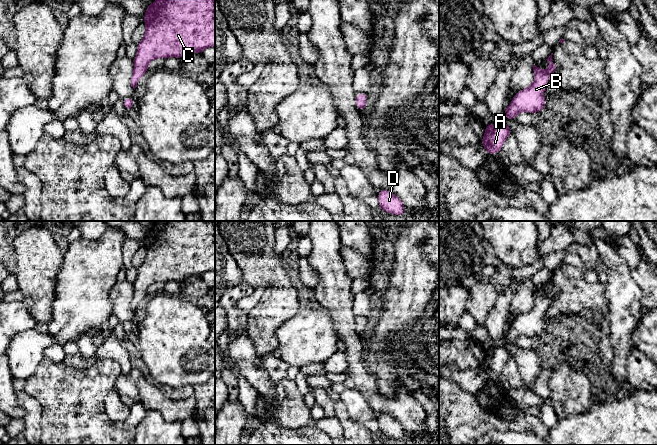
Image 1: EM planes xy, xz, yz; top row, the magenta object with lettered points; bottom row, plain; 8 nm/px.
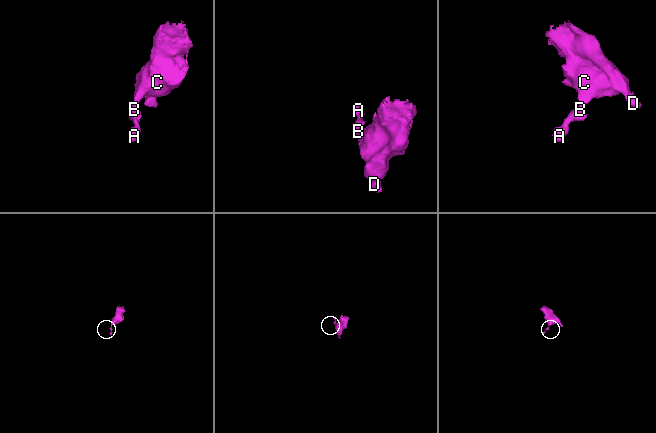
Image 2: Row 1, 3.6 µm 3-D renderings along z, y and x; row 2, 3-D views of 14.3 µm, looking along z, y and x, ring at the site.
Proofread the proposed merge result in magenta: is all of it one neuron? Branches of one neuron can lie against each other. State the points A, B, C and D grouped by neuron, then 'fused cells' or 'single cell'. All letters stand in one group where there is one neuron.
A B C D; single cell

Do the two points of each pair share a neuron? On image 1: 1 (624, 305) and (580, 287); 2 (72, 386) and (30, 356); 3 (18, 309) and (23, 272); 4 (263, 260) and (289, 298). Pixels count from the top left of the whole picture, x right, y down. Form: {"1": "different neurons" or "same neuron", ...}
{"1": "different neurons", "2": "different neurons", "3": "different neurons", "4": "same neuron"}

